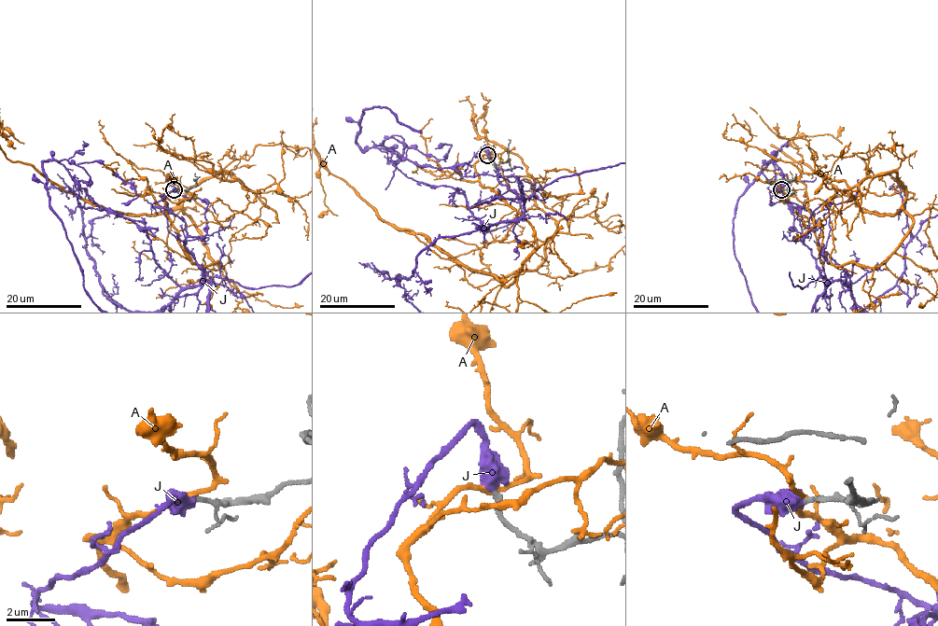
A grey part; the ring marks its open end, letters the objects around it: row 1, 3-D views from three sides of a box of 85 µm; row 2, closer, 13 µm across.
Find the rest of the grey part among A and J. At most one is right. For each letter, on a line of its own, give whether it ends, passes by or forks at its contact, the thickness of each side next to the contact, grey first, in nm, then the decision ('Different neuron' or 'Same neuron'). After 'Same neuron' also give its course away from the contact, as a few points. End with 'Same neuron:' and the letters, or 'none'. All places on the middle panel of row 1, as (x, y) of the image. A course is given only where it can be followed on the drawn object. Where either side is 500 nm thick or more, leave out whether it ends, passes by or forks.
A: It passes by. Thickness 220 nm (grey) against 190 nm. Different neuron
J: Thickness 220 nm (grey) against 600 nm. Same neuron
Same neuron: J

